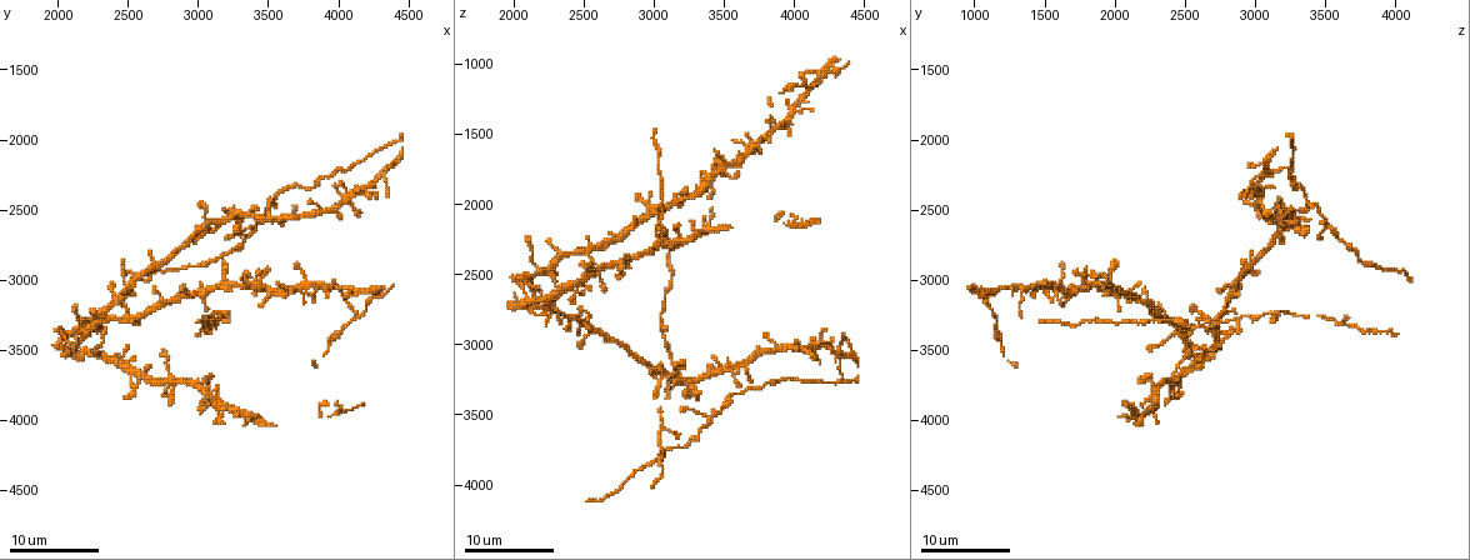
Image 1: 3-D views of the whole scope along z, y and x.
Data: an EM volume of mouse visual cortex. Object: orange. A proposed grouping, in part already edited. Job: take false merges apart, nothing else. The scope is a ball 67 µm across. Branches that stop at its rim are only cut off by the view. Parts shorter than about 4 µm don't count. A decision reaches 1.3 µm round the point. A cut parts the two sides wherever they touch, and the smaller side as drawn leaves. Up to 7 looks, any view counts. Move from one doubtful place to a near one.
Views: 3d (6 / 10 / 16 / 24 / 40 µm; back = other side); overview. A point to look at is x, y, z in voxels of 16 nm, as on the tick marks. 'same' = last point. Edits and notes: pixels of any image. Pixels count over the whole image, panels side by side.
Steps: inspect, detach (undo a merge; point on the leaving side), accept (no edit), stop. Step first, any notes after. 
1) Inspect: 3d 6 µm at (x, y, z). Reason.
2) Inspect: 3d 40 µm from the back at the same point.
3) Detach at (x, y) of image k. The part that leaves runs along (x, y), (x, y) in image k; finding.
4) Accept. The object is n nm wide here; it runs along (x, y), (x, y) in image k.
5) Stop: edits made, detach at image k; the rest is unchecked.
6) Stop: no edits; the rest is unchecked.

Inspect: 3d 10 µm at (3060, 3300, 2060). Three arms meet.

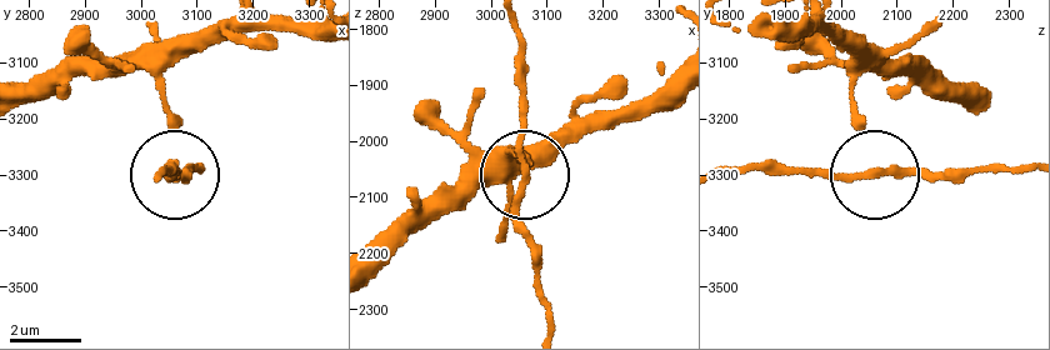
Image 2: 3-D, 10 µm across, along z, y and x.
Accept. The side arm is 10 µm long; 3 arms meet here; all the same neuron.

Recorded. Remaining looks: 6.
Inspect: 3d 16 µm at (3400, 2620, 3500). Three arms meet.

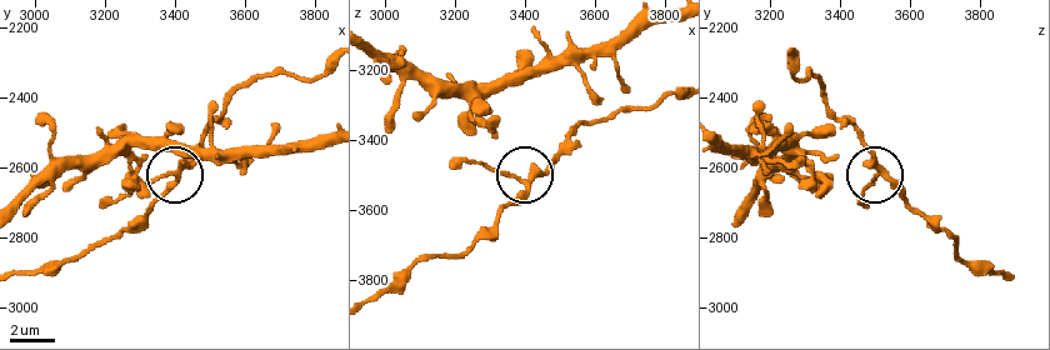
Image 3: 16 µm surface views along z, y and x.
Inspect: 3d 6 µm at (3420, 2610, 3520). Closer look.

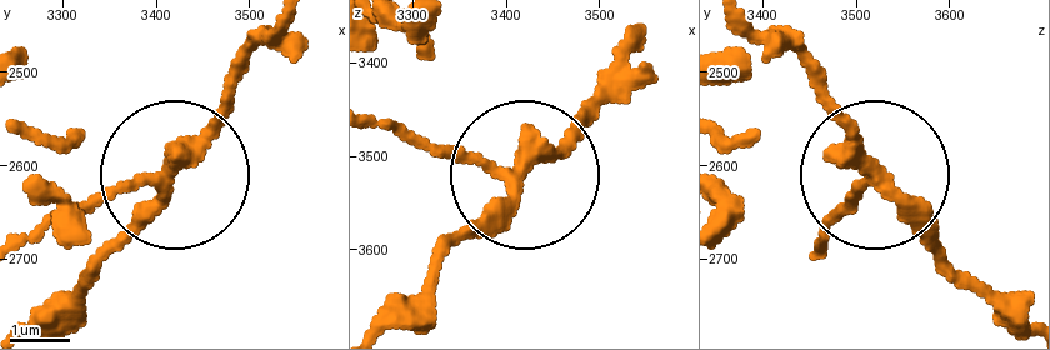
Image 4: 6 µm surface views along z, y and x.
Accept. It runs along (399, 31), (414, 130), (509, 180), (434, 250) in image 4; continuous, no second neuron.

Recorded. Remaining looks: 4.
Inspect: 3d 10 µm at (3280, 2560, 3260). Four or more arms meet.

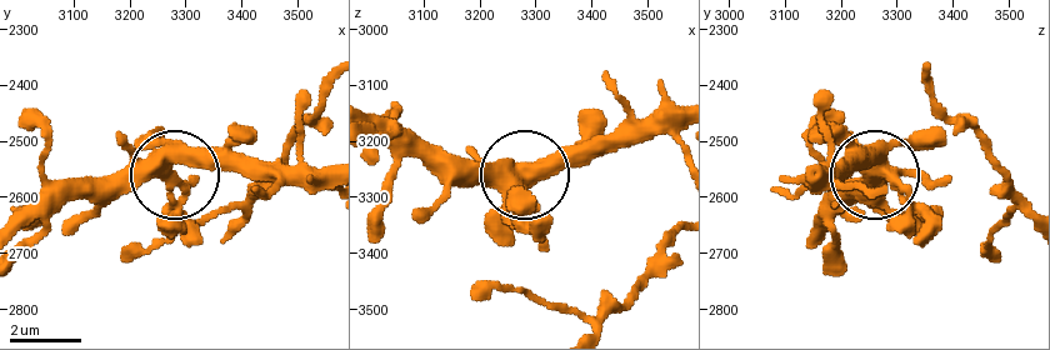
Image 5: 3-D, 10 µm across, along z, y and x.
Inspect: 3d 10 µm from the back at (3280, 2555, 3285).

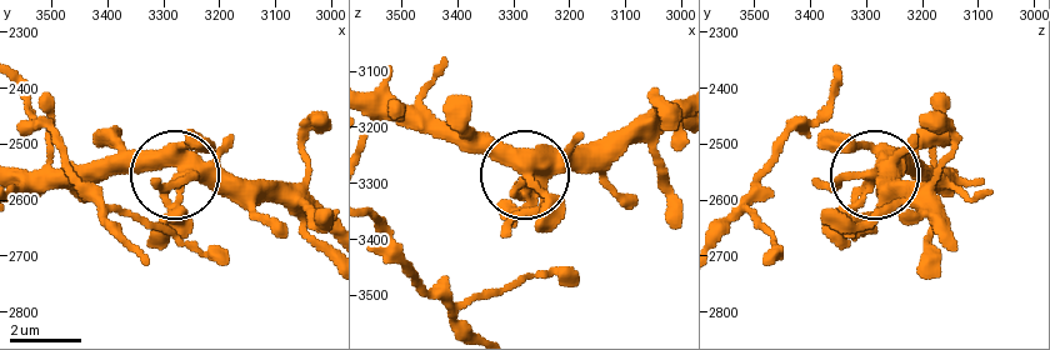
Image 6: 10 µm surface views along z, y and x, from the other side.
Accept. The object is 440 nm wide here; all the same neuron.

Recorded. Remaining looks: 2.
Stop: no edits; the rest is unchecked.

